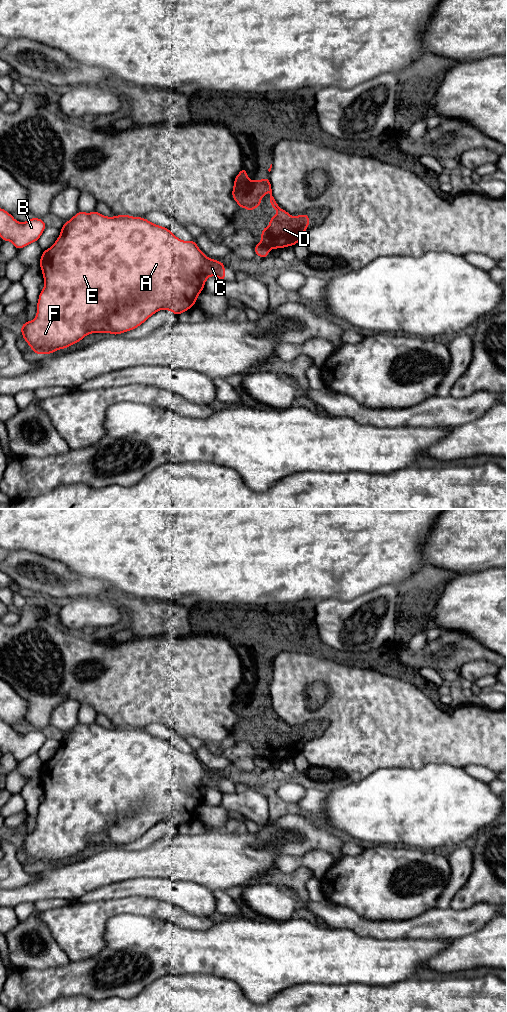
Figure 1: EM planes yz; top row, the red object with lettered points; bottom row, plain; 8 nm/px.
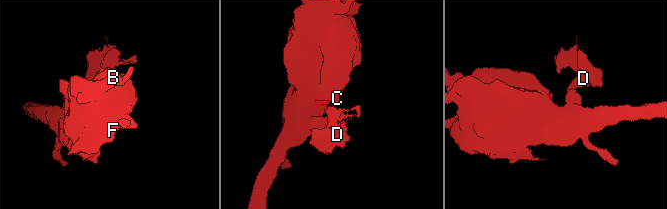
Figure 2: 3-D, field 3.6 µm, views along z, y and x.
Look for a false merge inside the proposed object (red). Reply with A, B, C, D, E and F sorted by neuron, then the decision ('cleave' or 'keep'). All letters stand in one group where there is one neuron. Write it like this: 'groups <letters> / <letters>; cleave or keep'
groups A B C E F / D; cleave

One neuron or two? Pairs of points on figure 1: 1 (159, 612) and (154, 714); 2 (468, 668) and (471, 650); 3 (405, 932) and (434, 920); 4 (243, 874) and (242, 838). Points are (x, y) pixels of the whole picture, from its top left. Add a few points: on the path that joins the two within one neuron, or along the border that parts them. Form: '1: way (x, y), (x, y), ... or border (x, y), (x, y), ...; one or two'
1: border (181, 636), (145, 635), (135, 638); two
2: border (492, 662), (467, 661), (461, 668), (460, 677); two
3: way (412, 928), (427, 925); one
4: way (243, 865), (242, 847); one

